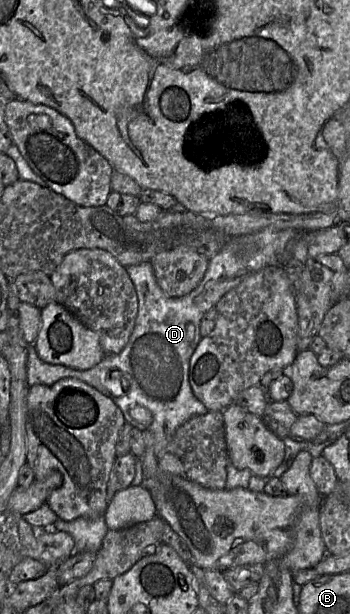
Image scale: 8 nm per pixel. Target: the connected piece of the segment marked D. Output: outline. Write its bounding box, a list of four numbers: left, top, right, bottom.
[27,228,310,459]

